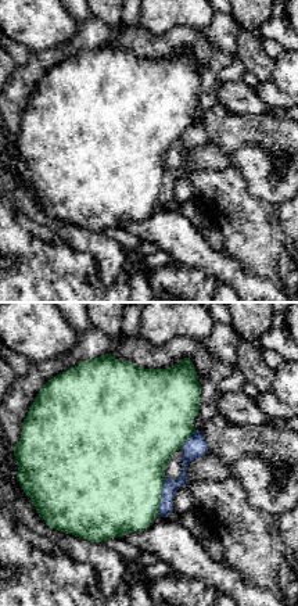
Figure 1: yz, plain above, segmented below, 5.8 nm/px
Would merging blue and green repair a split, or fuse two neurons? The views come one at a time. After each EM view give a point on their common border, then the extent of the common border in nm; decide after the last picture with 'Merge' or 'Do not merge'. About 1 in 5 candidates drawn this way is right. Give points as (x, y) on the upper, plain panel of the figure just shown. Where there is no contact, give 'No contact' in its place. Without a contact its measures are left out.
Touches blue at (162, 186). Shared border 200 nm

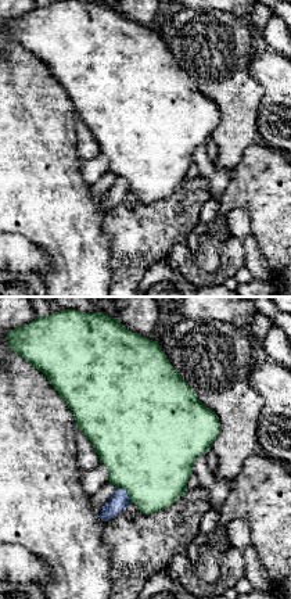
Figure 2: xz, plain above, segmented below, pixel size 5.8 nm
Touches blue at (126, 182). Shared border 130 nm

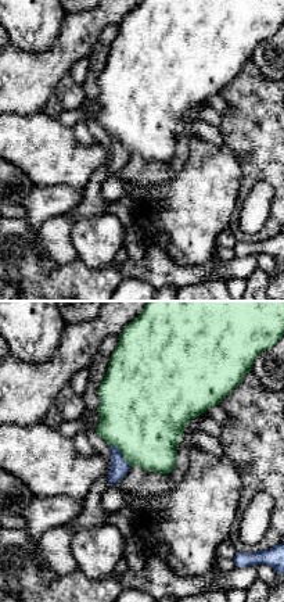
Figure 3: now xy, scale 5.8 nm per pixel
Touches blue at (121, 143). Shared border 180 nm

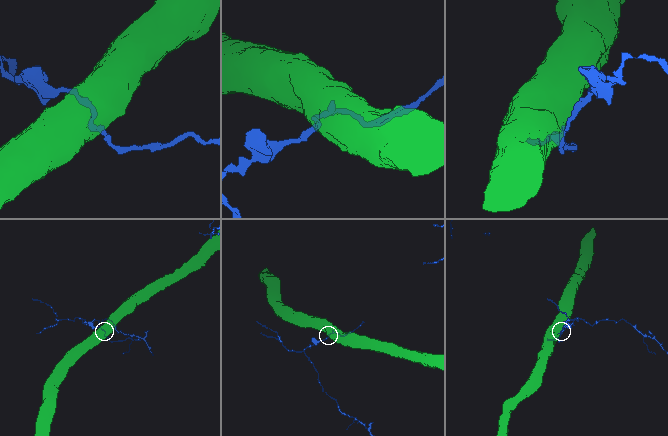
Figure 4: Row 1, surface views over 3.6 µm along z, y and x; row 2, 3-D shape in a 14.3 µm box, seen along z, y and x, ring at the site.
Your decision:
Do not merge

